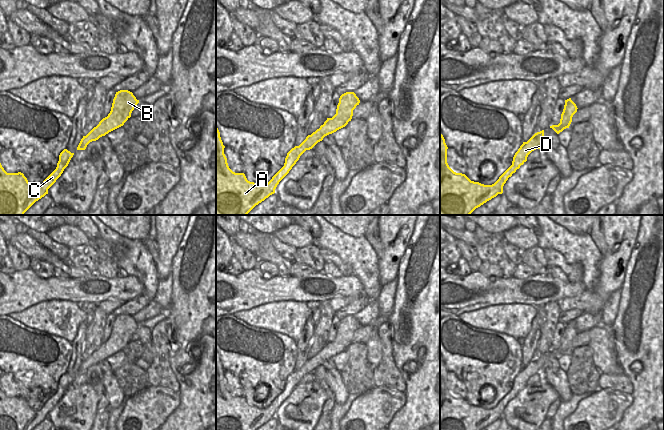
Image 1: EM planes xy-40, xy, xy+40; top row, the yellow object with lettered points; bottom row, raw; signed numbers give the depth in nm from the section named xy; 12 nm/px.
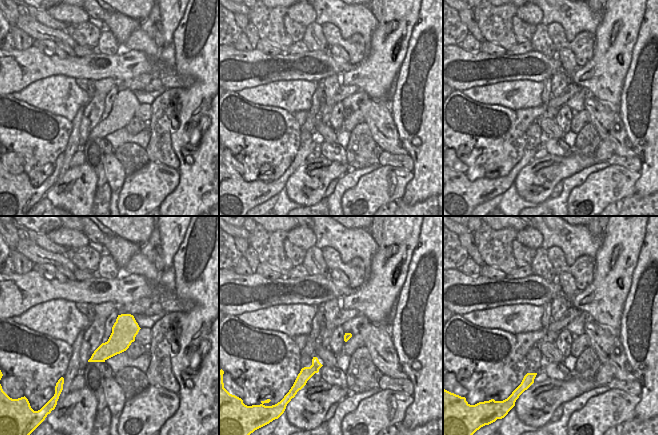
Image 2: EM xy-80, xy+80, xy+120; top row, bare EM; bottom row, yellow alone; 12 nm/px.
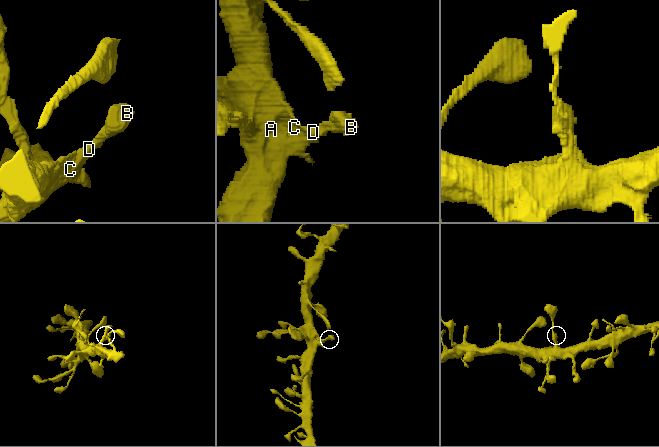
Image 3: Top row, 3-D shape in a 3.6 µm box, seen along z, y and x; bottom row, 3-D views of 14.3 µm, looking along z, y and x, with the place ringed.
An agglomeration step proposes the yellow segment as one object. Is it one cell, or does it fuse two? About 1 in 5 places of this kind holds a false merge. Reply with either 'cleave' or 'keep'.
keep

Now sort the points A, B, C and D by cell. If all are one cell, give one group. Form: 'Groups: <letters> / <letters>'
Groups: A B C D.

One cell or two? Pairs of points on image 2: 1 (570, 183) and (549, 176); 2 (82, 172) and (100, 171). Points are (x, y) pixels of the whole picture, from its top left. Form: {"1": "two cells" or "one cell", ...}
{"1": "two cells", "2": "two cells"}

